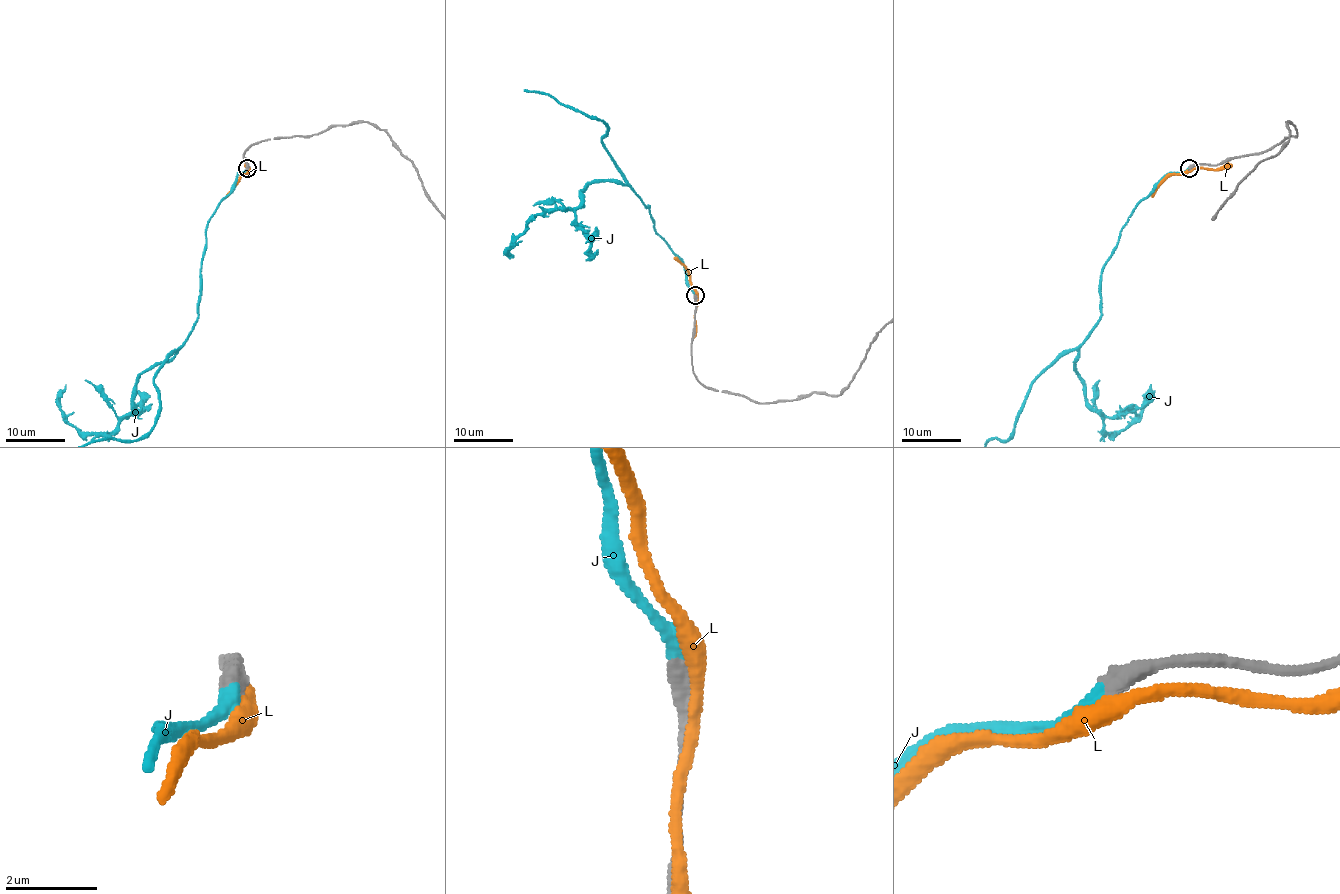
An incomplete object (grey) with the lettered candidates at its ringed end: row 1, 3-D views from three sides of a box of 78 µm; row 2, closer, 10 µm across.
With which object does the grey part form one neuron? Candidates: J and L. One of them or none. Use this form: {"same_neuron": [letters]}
{"same_neuron": ["J"]}

